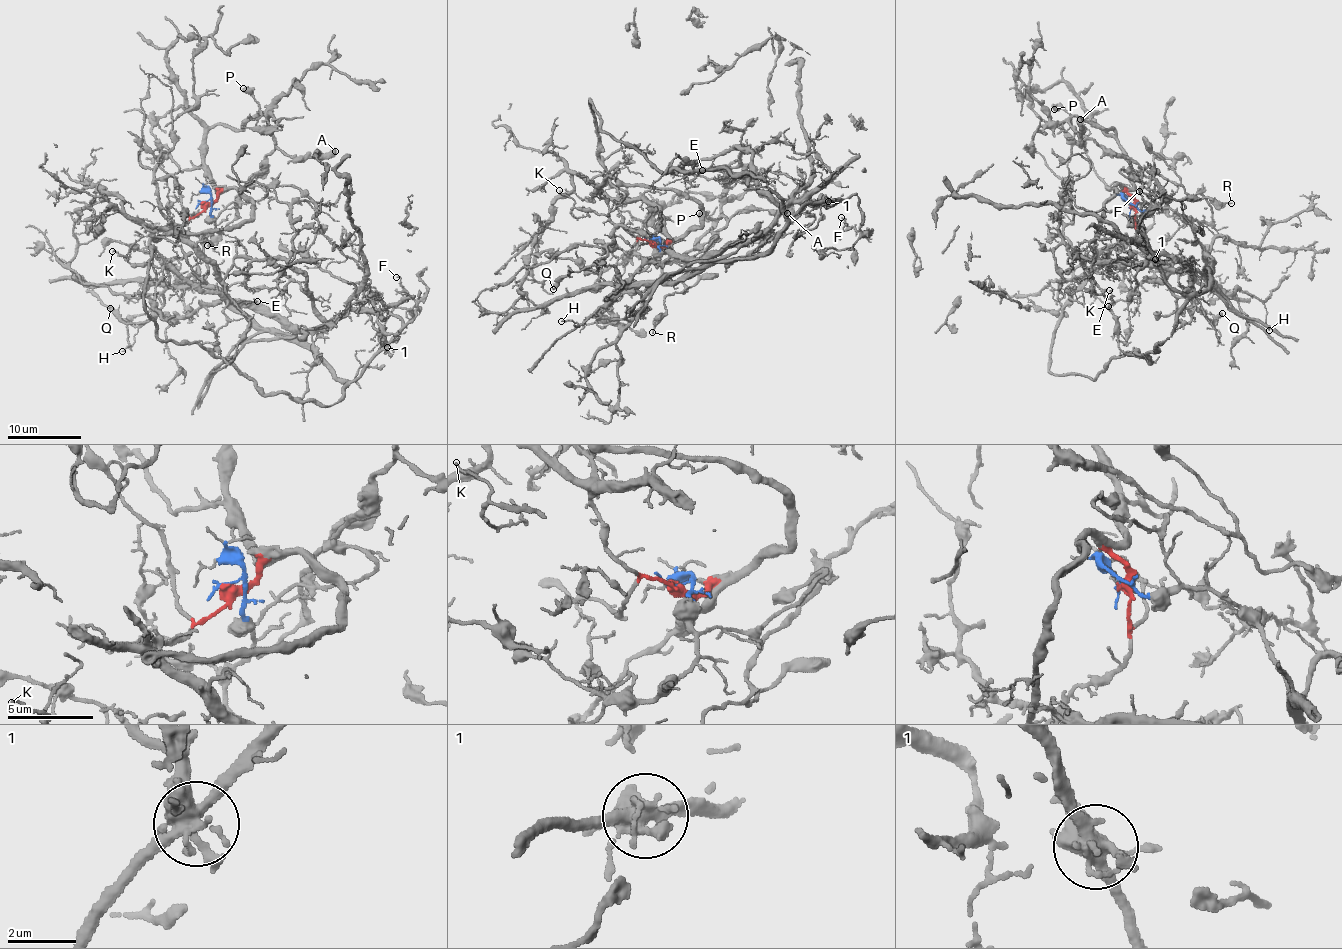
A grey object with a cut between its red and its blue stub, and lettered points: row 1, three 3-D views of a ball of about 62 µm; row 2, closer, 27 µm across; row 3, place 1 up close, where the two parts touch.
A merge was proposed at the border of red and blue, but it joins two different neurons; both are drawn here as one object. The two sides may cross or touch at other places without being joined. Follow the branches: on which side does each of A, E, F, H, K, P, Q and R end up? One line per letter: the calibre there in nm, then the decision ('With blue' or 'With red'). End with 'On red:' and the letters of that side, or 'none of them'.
A: Thickness 650 nm. With blue
E: Thickness 110 nm. With red
F: Thickness 120 nm. With blue
H: Thickness 110 nm. With red
K: Thickness 130 nm. With red
P: Thickness 440 nm. With blue
Q: Thickness 360 nm. With red
R: Thickness 150 nm. With blue
On red: E, H, K, Q

